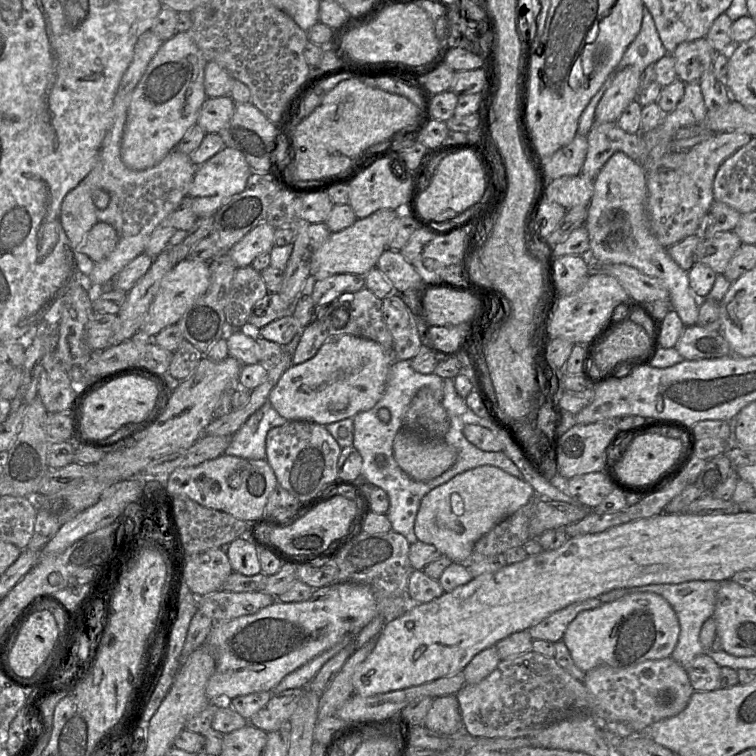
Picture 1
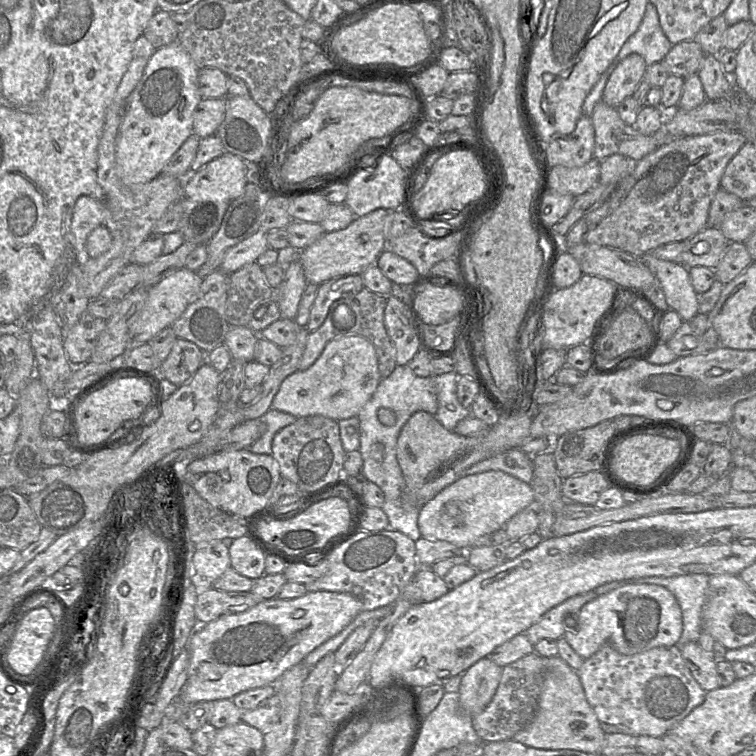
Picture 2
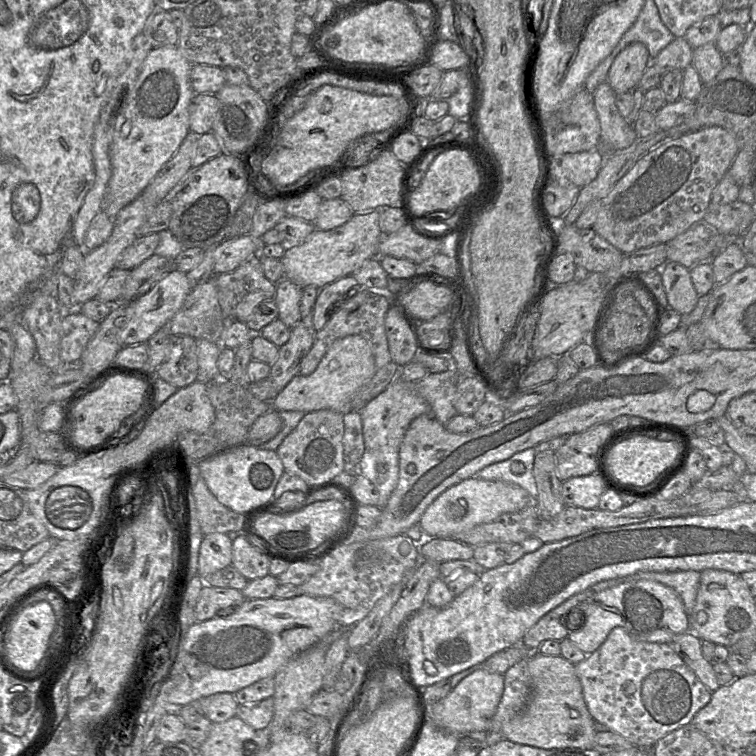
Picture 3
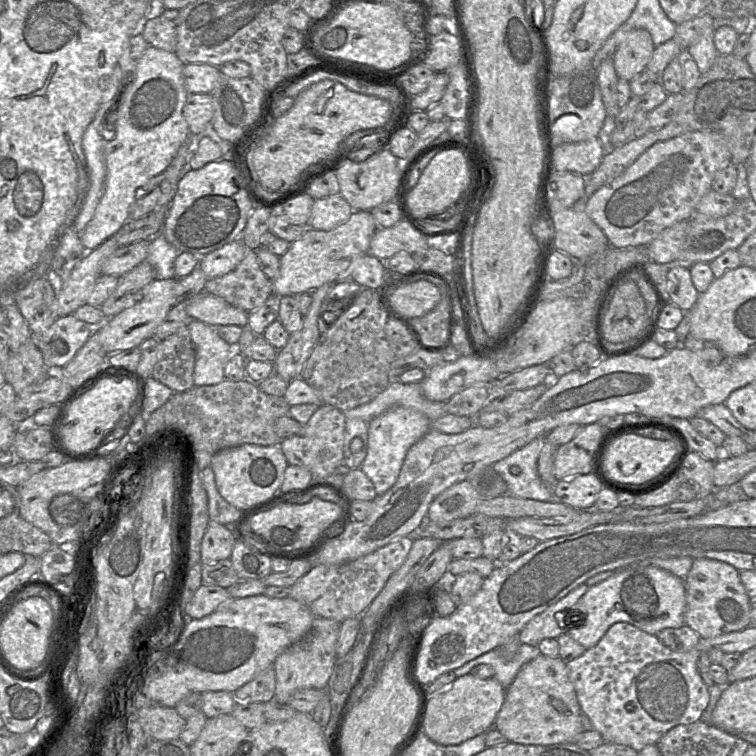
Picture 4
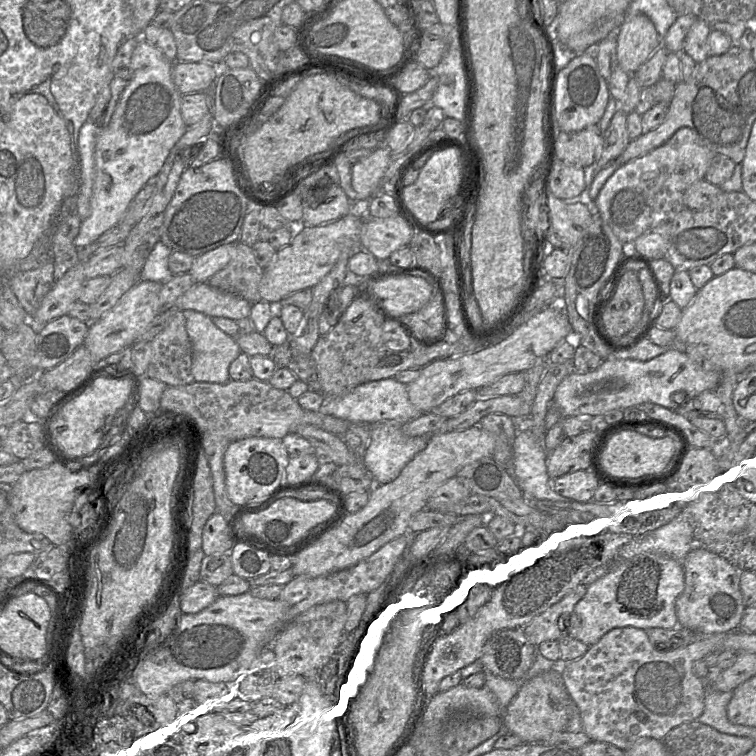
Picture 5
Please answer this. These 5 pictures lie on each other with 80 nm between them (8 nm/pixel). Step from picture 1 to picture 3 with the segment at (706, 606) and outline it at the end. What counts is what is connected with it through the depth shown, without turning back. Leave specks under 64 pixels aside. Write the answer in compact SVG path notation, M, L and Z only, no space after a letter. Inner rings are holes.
M688 570L663 573L637 572L635 574L598 582L592 585L592 590L595 592L595 594L597 594L617 585L640 579L659 582L673 588L680 596L689 619L696 602L696 596L700 584L700 573L697 571Z

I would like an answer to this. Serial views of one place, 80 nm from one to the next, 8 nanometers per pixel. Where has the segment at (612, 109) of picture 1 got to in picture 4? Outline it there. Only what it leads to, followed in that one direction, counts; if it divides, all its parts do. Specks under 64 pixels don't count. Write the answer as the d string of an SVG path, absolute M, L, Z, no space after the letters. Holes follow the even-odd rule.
M644 29L630 31L613 55L613 64L618 78L630 81L643 72L655 48L648 31Z

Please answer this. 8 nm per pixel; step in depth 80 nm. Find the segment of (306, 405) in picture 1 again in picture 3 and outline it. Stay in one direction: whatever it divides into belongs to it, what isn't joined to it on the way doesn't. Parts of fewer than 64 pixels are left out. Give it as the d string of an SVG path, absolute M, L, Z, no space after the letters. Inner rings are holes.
M349 335L335 340L317 368L309 375L298 374L277 394L272 401L276 411L302 411L309 413L329 409L341 414L353 411L352 395L375 372L374 355L369 343L359 335Z

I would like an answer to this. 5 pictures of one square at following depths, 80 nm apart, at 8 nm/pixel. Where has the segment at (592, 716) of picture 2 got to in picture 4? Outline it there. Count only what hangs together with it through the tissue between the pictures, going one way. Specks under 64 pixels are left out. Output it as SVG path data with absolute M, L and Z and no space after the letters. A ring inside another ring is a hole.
M542 654L526 663L506 689L504 704L494 728L509 742L542 746L570 744L583 730L595 730L590 720L582 714L567 665L560 657Z

